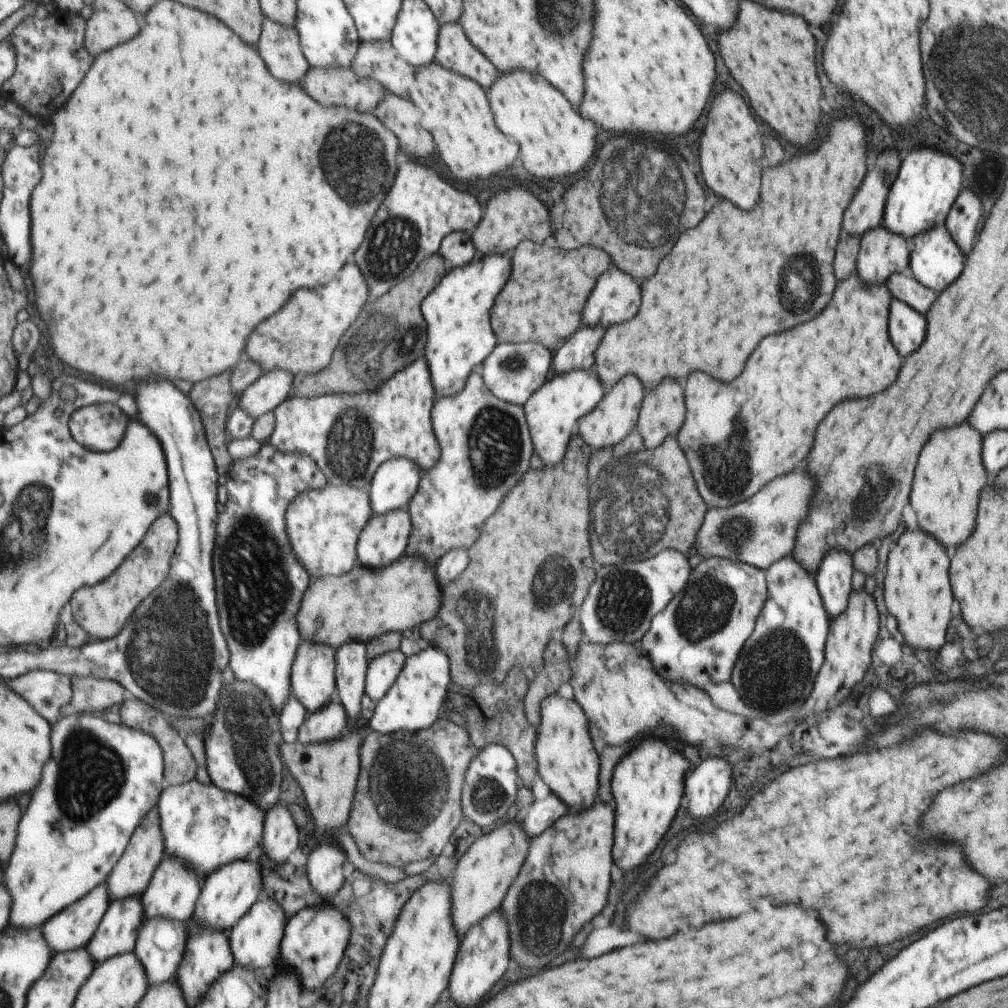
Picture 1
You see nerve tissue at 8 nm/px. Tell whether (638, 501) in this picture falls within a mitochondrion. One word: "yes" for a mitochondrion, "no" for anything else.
yes

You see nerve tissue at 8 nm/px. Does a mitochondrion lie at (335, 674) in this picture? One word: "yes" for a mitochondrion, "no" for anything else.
no

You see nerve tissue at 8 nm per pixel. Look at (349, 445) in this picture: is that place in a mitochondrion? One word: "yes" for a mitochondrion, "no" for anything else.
yes

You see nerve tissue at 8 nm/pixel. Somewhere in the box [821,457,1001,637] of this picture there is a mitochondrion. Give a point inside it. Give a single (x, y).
(880, 481)

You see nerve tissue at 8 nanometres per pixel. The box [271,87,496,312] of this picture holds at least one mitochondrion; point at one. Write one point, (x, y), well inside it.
(358, 161)

